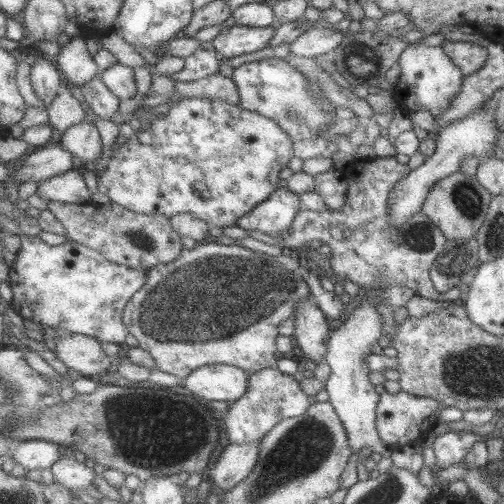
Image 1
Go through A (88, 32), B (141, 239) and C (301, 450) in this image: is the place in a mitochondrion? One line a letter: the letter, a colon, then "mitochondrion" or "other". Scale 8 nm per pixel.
A: other
B: mitochondrion
C: mitochondrion

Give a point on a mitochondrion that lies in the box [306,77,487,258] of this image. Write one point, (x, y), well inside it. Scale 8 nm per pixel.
(418, 237)

